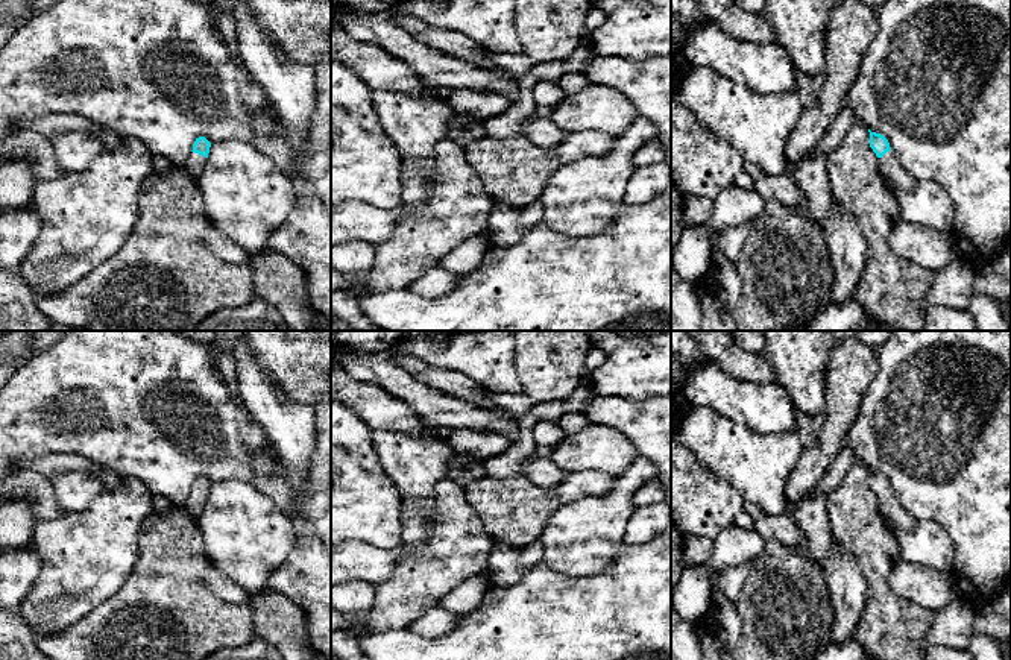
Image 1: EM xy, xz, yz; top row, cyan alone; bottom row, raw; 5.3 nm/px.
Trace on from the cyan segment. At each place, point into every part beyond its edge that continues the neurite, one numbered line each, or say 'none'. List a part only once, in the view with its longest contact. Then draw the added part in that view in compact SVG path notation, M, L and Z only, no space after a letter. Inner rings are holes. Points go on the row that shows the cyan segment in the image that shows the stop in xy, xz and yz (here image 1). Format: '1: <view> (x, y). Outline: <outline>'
1: xy (195, 164). Outline: M191 152L185 162L185 168L194 179L197 179L205 167L205 162L206 162L205 156Z

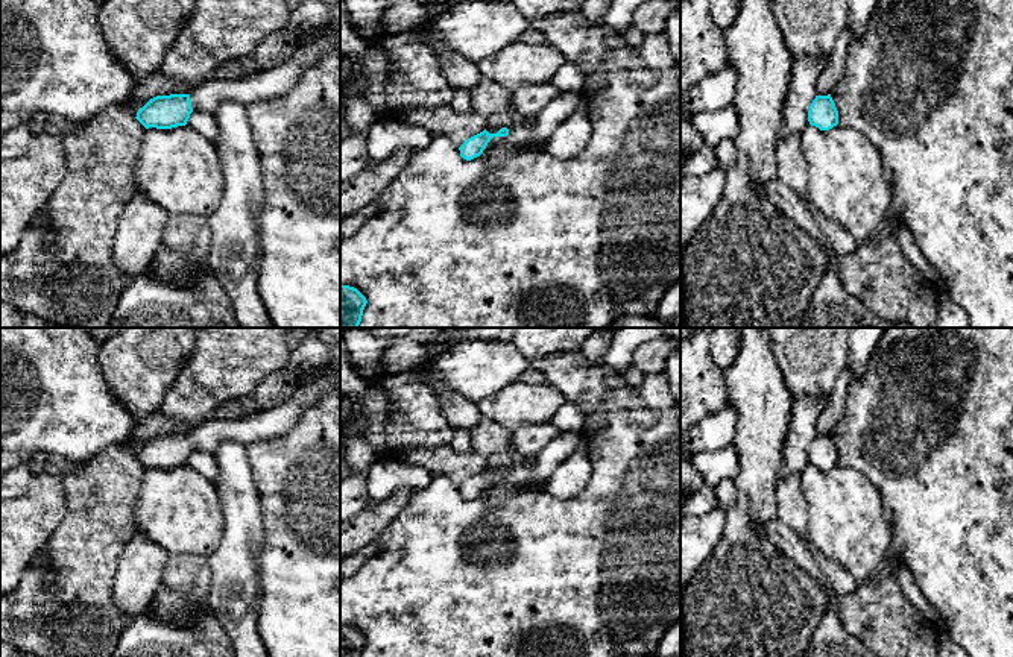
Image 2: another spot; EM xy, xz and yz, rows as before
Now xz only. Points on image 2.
none

